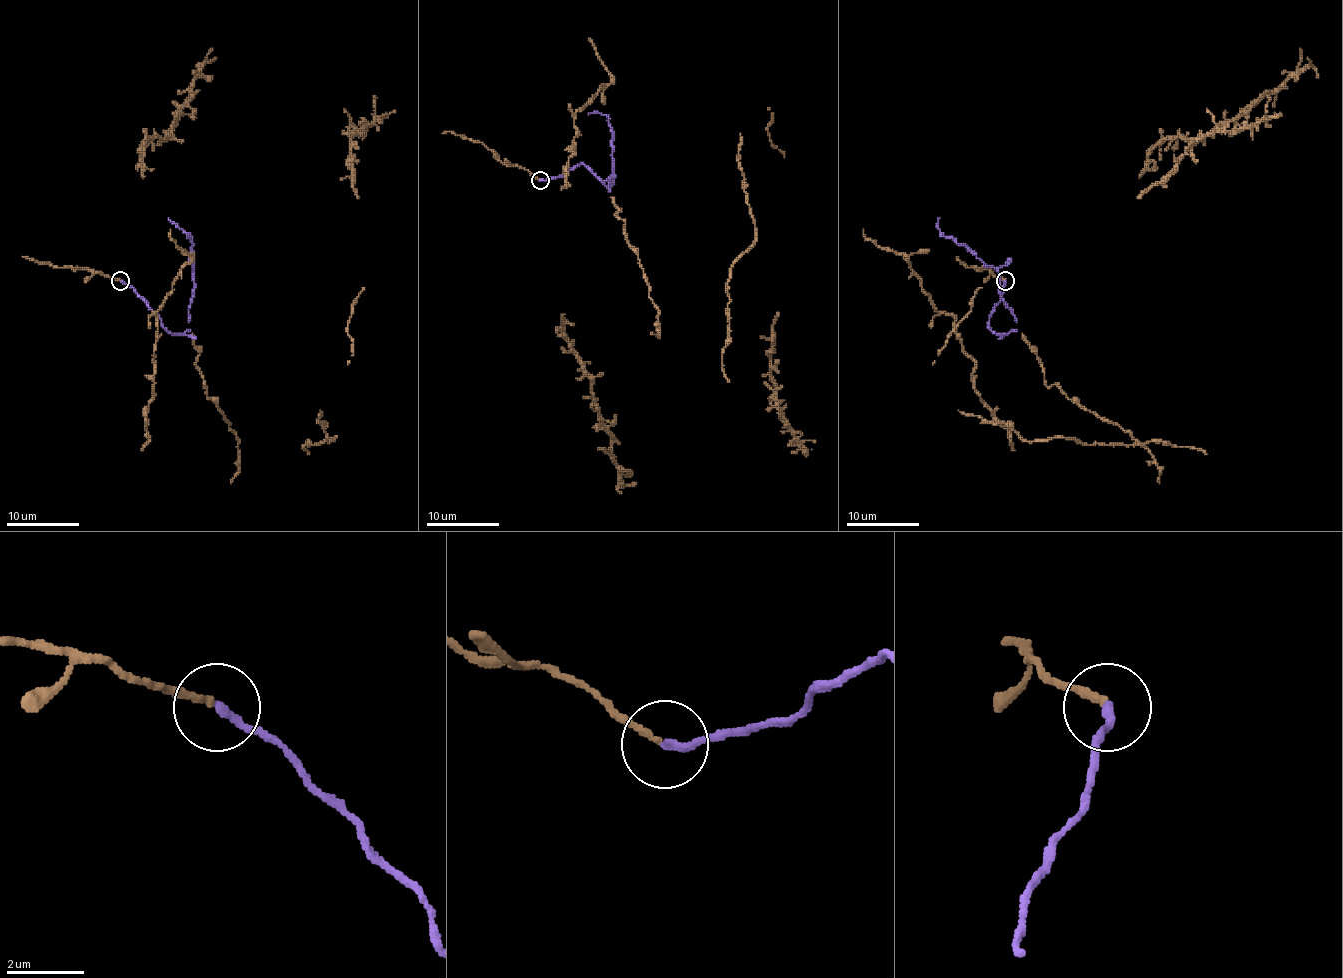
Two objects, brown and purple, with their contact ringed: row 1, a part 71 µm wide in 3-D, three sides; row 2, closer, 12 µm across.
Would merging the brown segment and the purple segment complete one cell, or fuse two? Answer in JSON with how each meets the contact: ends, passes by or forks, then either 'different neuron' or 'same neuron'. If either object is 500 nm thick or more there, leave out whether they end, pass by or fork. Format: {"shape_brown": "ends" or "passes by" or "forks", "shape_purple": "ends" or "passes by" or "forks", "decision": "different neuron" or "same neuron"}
{"shape_brown": "ends", "shape_purple": "ends", "decision": "same neuron"}

